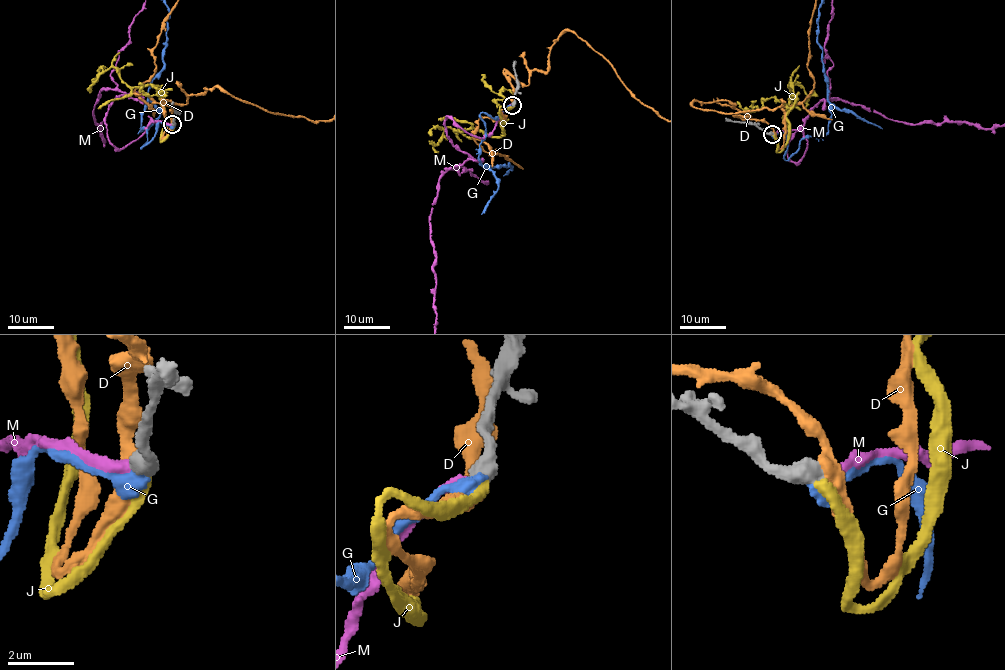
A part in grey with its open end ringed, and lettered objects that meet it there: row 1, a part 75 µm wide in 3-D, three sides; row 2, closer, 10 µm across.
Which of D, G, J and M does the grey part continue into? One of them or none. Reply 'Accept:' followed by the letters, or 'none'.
Accept: M

